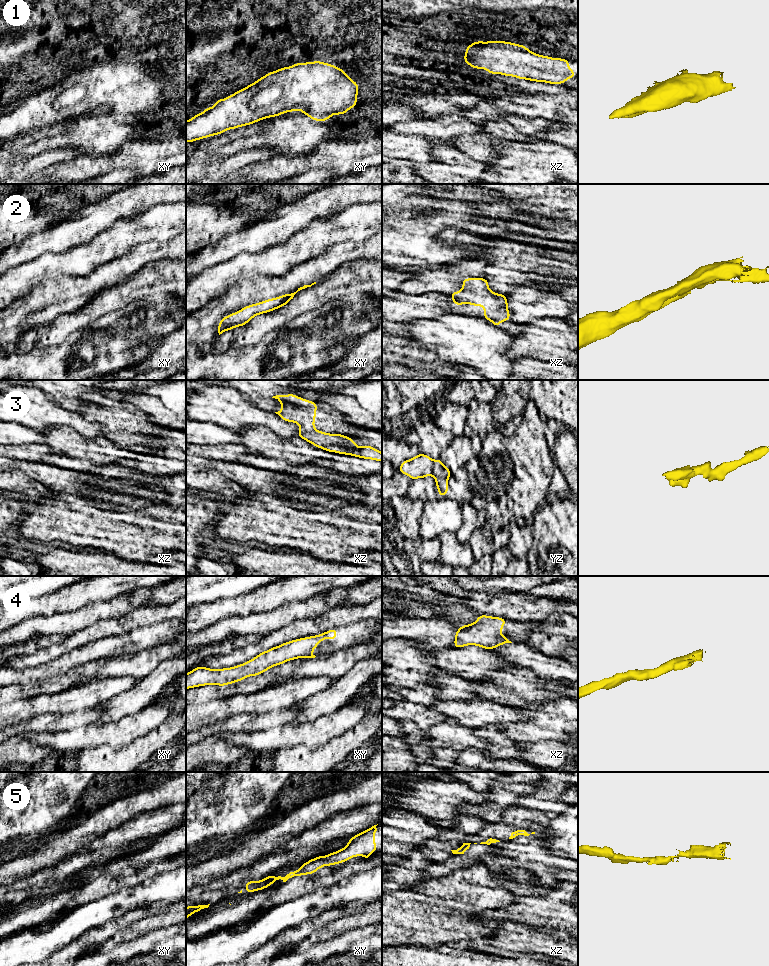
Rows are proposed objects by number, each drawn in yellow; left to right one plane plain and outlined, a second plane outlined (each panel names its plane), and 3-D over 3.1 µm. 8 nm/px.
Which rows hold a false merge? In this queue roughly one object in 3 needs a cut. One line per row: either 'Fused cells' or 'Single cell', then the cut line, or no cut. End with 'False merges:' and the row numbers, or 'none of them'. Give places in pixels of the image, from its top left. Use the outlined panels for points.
1: Single cell. No split
2: Single cell. No split
3: Fused cells. Split along xz (301, 426), (308, 431), (315, 430)
4: Single cell. No split
5: Fused cells. Split along xy (276, 877), (278, 879)
False merges: 3, 5

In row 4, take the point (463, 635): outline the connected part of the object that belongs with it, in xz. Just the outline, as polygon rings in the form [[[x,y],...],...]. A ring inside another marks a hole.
[[[480,615],[475,623],[461,625],[455,633],[454,647],[476,645],[492,650],[500,645],[512,643],[501,634],[507,621],[501,617]]]

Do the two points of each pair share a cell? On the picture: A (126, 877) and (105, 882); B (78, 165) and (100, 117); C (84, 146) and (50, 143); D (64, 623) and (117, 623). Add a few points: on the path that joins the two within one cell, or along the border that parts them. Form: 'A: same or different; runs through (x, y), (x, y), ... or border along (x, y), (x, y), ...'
A: same; runs through (121, 880), (110, 882)
B: different; border along (107, 154), (82, 155)
C: same; runs through (76, 141), (58, 141)
D: different; border along (116, 617), (96, 620), (73, 633)

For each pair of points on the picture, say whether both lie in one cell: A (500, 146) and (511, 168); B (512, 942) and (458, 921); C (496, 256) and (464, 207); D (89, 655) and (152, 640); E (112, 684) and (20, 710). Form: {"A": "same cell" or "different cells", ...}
{"A": "same cell", "B": "same cell", "C": "different cells", "D": "same cell", "E": "same cell"}

